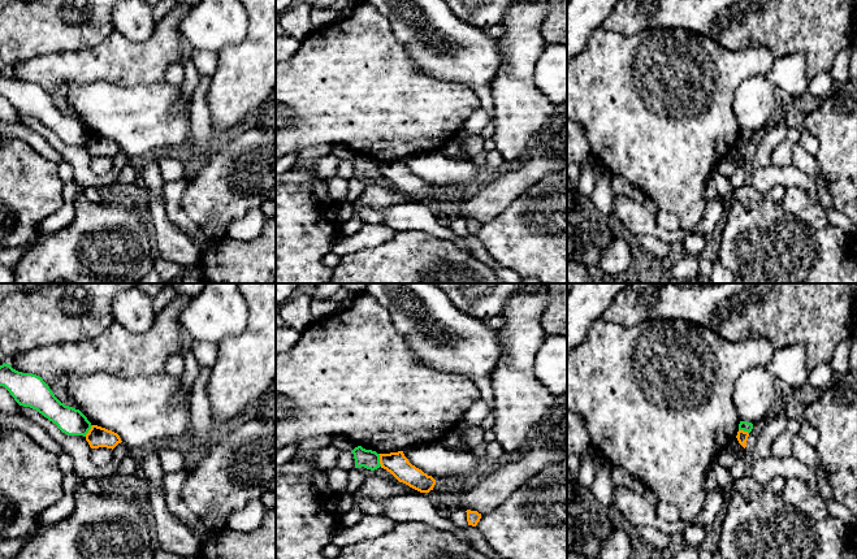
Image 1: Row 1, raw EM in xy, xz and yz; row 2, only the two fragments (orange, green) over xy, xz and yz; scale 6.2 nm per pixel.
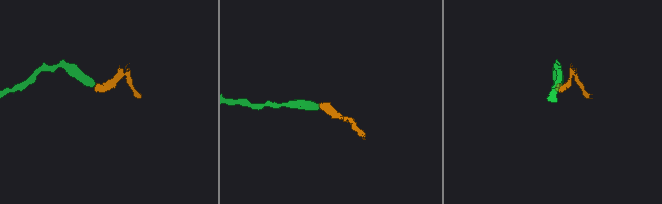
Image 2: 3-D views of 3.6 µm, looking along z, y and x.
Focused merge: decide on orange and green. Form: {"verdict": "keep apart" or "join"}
{"verdict": "keep apart"}

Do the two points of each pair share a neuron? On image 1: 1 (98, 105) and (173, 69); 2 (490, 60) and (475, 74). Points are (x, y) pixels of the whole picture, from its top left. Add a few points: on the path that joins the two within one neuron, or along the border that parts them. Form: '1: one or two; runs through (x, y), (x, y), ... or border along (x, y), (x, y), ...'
1: two; border along (164, 79), (181, 87)
2: one; runs through (487, 63), (479, 70)

